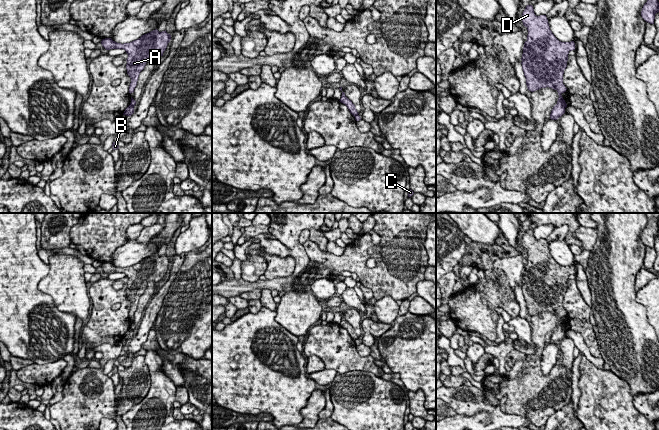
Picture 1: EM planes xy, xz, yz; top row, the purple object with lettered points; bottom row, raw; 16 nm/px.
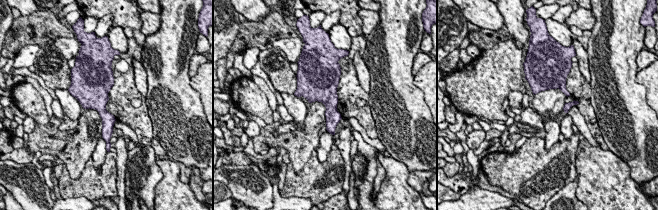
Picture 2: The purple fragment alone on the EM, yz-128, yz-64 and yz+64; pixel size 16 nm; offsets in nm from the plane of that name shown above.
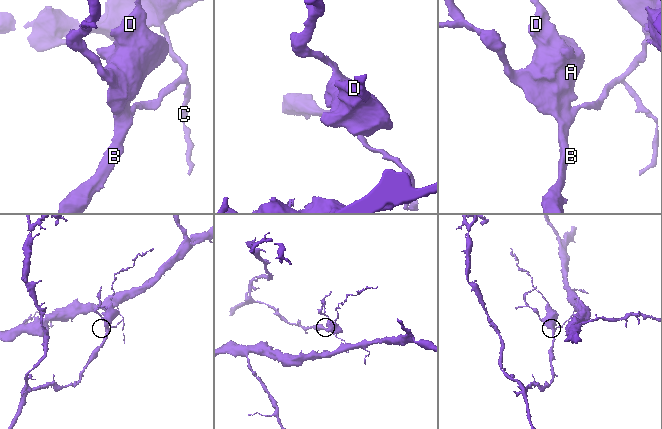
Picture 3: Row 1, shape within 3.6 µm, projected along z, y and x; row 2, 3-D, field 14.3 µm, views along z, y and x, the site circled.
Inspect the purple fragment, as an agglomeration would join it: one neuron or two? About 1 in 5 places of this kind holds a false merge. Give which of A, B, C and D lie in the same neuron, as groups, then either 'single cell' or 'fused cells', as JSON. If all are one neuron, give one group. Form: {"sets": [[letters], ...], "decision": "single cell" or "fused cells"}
{"sets": [["A", "B", "D"], ["C"]], "decision": "fused cells"}

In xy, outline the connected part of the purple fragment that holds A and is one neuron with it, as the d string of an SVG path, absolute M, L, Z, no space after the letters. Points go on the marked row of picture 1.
M157 29L142 35L139 39L130 43L117 43L111 38L102 39L101 44L106 50L124 49L128 54L127 74L131 78L129 93L133 93L137 85L140 72L144 69L150 57L159 59L163 56L171 35L165 31L159 32Z

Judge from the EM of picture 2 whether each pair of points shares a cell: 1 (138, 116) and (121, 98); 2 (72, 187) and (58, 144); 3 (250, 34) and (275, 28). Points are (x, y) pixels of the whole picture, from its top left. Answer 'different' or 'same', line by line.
1: same
2: different
3: same

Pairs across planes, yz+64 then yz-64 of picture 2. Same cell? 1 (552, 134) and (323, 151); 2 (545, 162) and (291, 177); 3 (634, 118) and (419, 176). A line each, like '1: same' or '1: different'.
1: same
2: same
3: different

